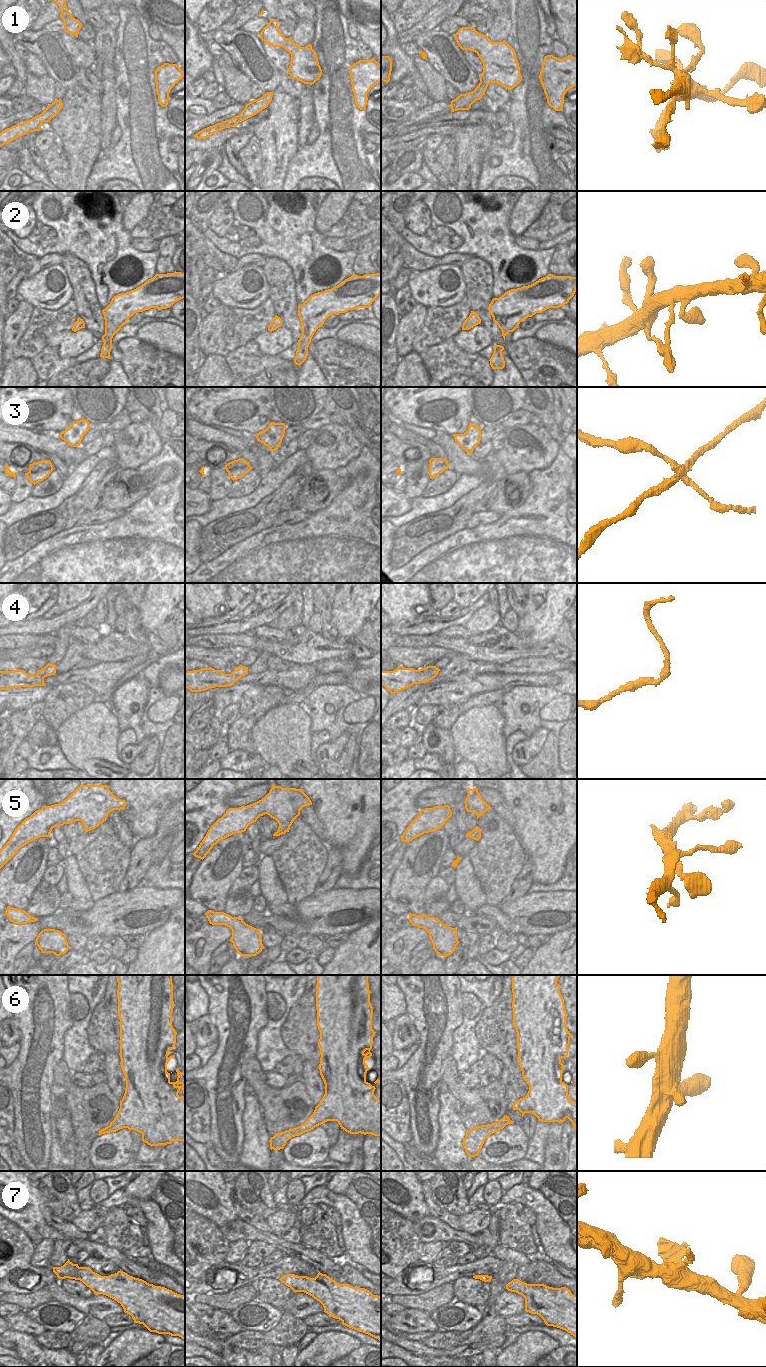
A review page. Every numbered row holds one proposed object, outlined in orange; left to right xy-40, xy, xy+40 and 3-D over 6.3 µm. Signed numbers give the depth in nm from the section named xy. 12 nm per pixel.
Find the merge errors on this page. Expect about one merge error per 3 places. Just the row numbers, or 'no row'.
1, 3, 4, 7

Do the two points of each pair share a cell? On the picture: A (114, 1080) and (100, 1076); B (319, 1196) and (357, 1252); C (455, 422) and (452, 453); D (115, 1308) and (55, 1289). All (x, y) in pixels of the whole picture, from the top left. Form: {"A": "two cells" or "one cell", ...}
{"A": "two cells", "B": "one cell", "C": "two cells", "D": "one cell"}

